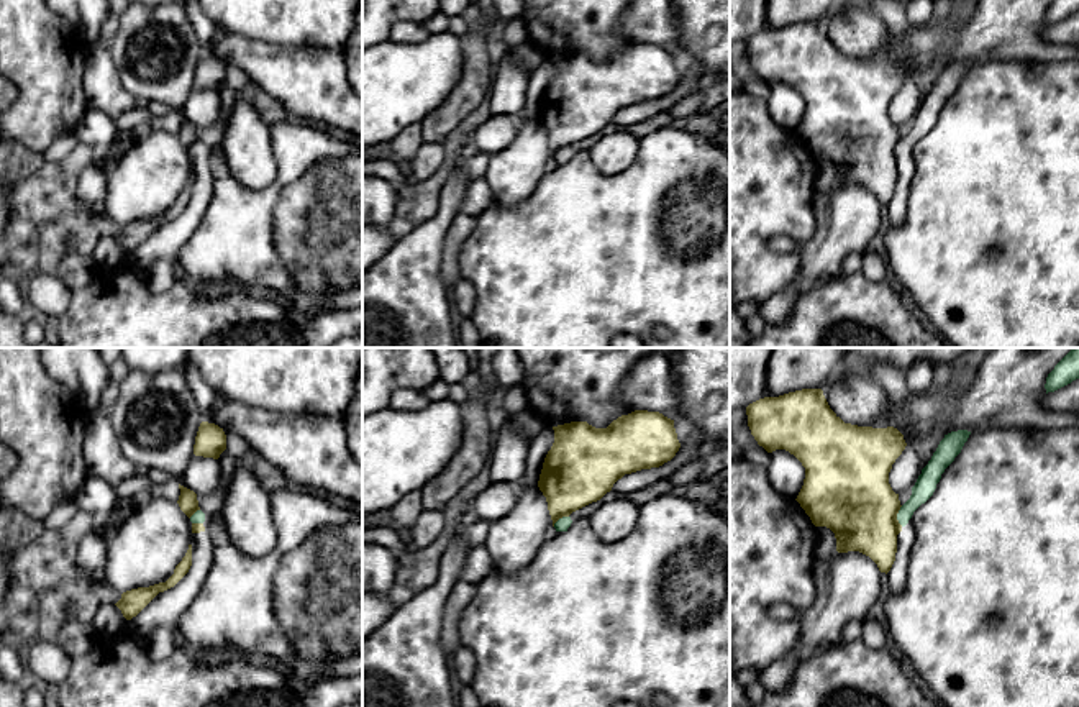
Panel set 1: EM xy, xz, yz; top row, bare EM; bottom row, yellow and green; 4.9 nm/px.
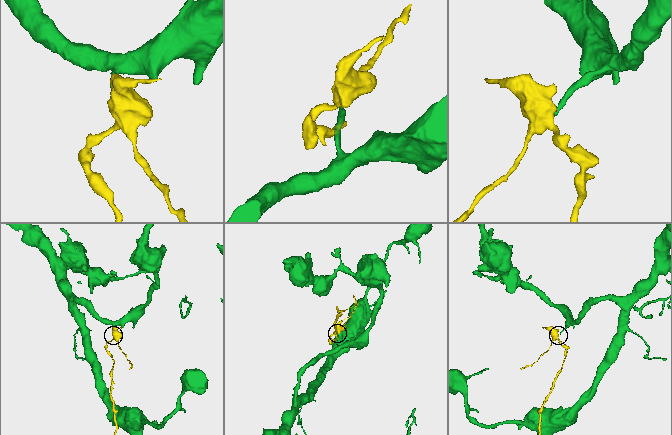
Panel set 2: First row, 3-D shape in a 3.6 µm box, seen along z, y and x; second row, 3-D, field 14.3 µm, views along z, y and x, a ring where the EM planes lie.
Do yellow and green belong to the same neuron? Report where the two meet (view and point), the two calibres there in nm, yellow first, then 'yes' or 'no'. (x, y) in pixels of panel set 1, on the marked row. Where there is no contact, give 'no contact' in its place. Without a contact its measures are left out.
contact yz (896, 515); calibres 400 and 100 nm; no

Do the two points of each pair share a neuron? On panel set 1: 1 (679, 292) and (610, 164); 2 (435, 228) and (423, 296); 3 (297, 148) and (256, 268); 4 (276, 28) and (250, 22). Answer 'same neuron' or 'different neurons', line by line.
1: different neurons
2: same neuron
3: same neuron
4: same neuron

